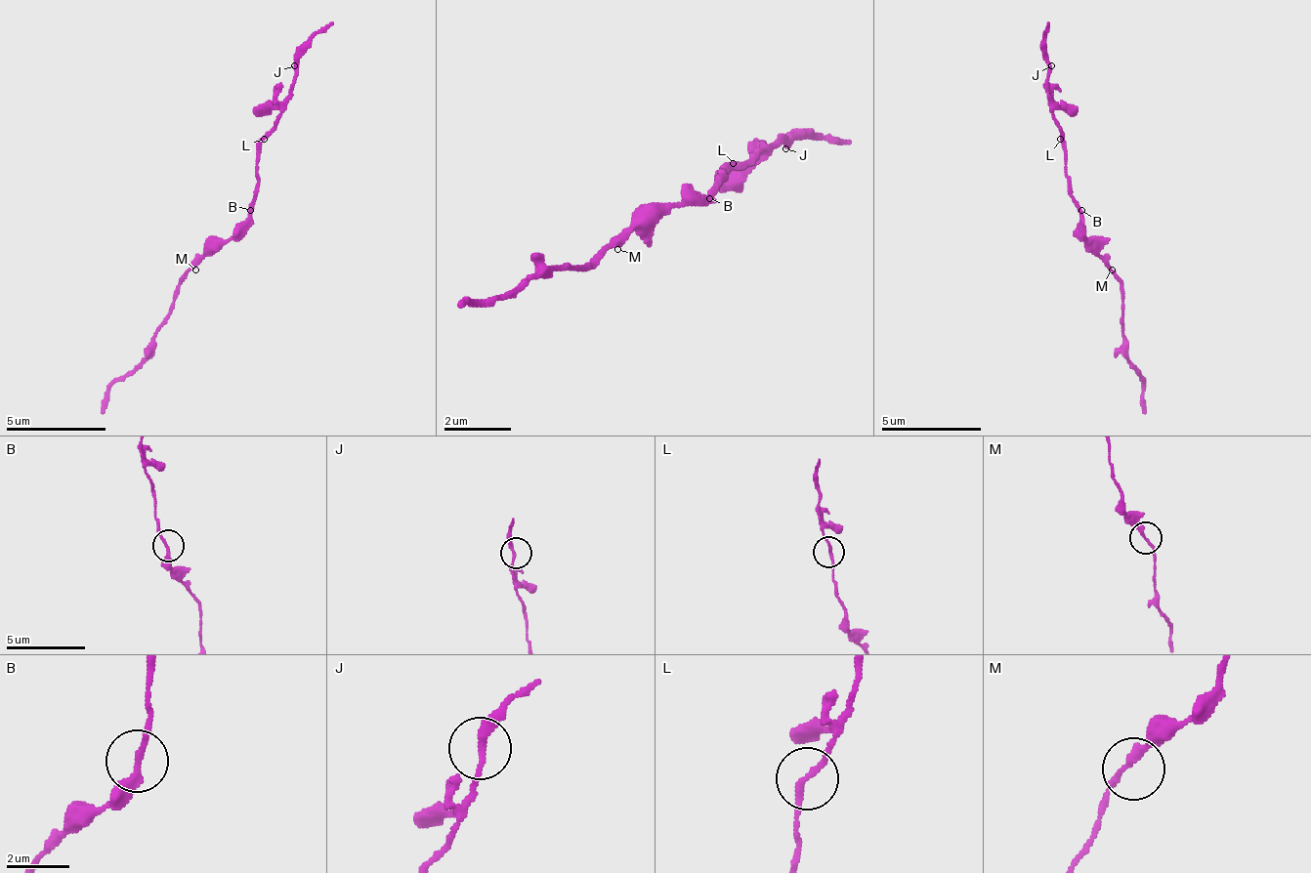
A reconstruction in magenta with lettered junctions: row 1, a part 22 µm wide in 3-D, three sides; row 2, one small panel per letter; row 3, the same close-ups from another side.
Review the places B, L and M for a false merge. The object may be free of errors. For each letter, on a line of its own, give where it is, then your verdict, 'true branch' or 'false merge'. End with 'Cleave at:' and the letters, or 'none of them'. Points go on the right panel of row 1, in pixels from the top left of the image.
B: place (1081, 210); true branch
L: place (1060, 139); false merge
M: place (1112, 270); true branch
Cleave at: L

